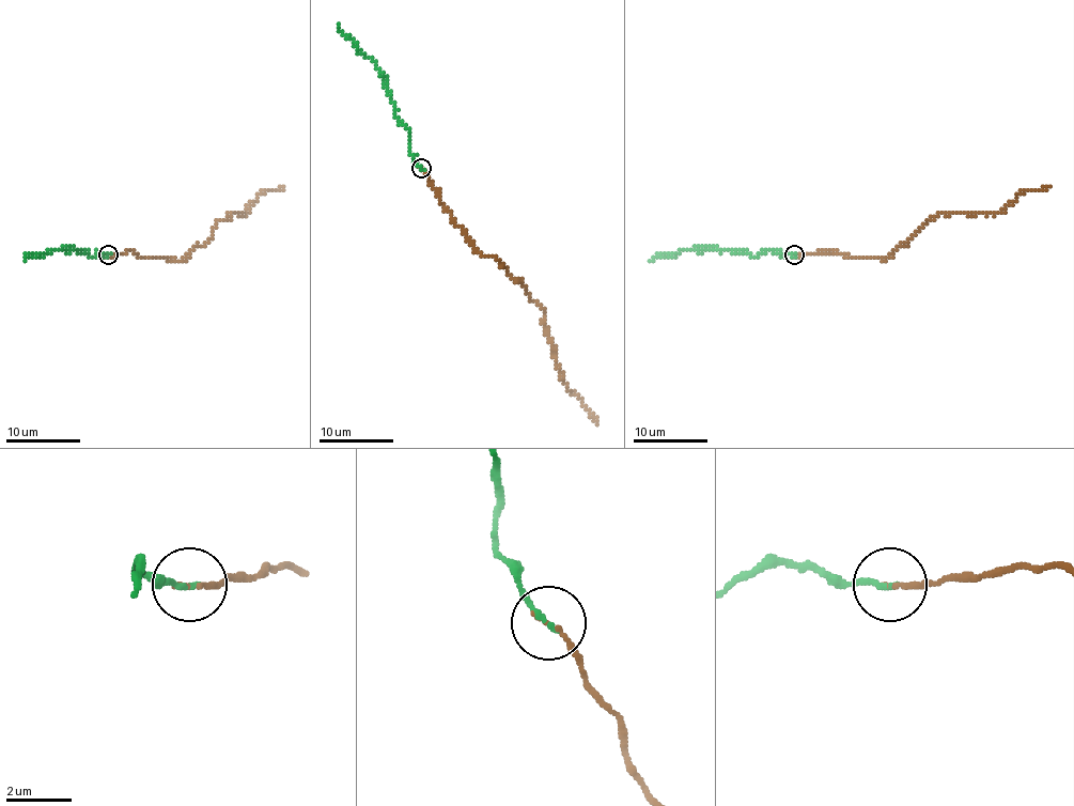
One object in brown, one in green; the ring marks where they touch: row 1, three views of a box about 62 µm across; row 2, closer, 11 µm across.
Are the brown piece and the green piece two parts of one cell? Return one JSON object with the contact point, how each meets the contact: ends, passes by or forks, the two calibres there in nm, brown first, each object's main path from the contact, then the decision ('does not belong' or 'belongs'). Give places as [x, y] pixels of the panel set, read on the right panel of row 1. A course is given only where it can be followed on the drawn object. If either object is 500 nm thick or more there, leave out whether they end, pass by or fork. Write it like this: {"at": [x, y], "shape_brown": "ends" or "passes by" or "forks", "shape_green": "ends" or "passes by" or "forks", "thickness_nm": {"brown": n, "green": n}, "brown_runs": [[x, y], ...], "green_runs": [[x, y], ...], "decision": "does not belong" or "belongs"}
{"at": [794, 254], "shape_brown": "ends", "shape_green": "ends", "thickness_nm": {"brown": 140, "green": 160}, "brown_runs": [[794, 254], [828, 250], [884, 260], [925, 220], [936, 215], [950, 212], [1000, 213], [1018, 192], [1048, 187]], "green_runs": [[794, 254], [763, 250], [756, 257], [703, 249], [658, 254], [651, 260]], "decision": "does not belong"}

